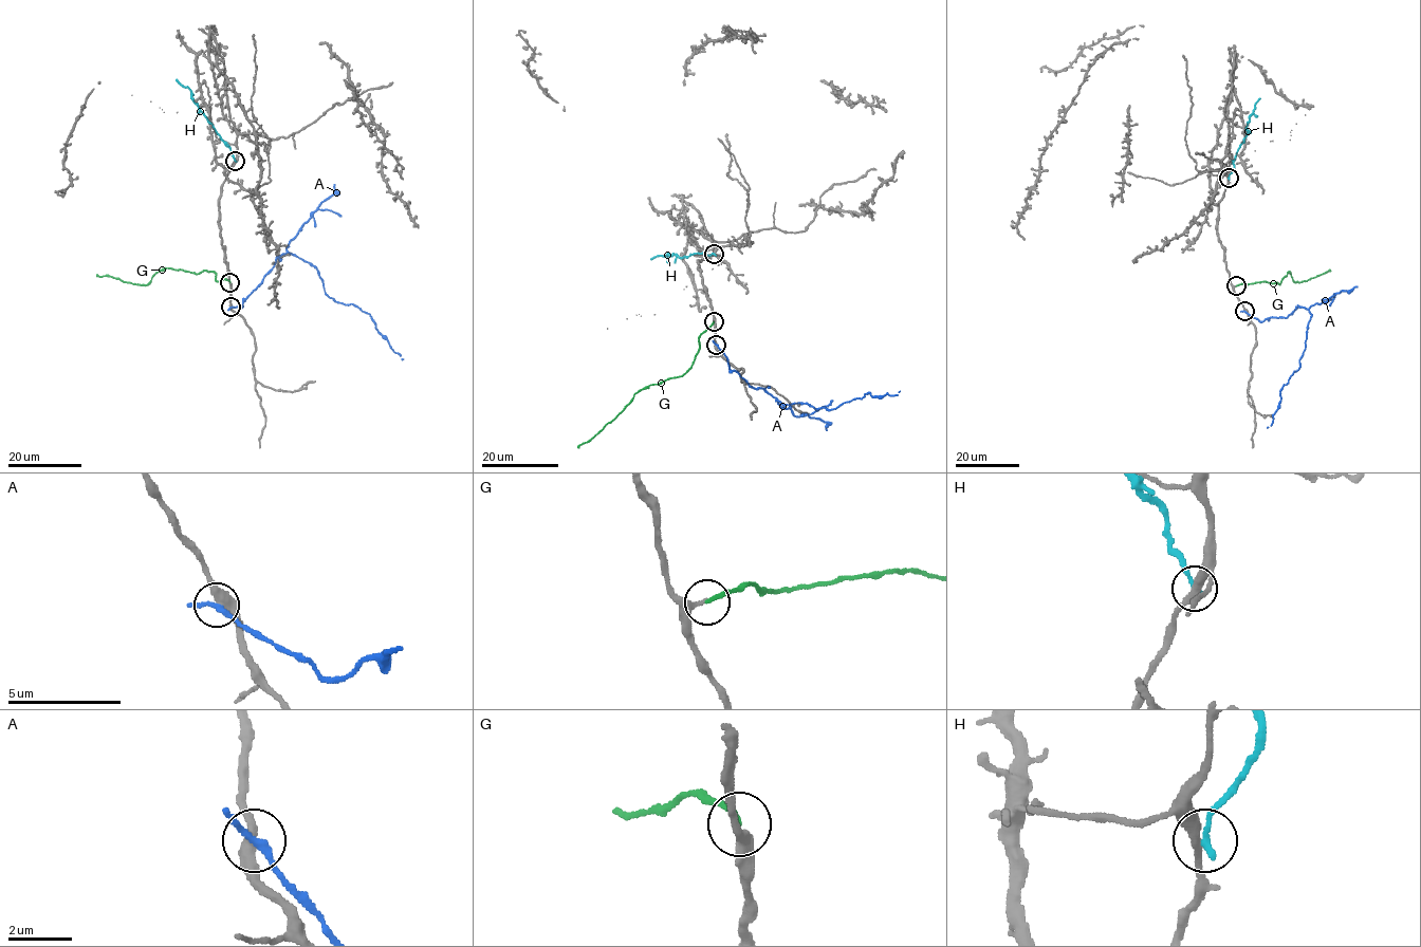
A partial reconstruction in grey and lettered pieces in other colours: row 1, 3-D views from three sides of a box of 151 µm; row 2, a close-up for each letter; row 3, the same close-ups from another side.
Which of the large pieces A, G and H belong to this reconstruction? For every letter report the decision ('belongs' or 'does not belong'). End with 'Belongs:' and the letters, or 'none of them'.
A: does not belong
G: belongs
H: does not belong
Belongs: G

